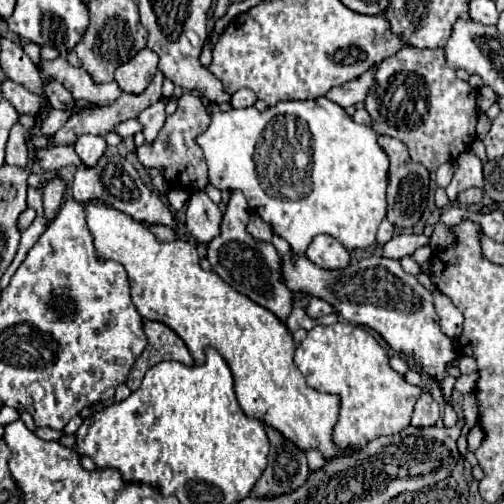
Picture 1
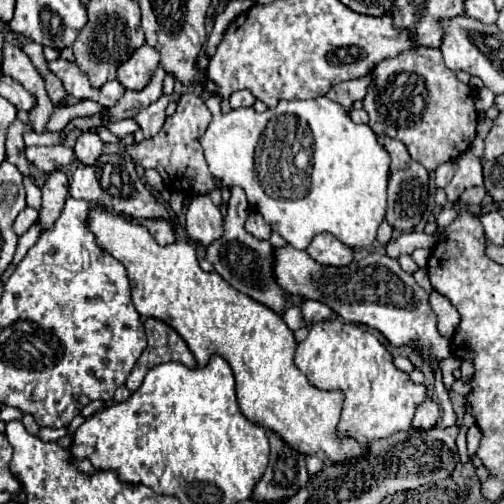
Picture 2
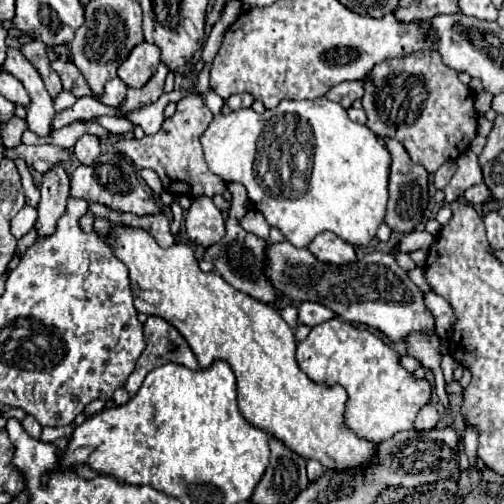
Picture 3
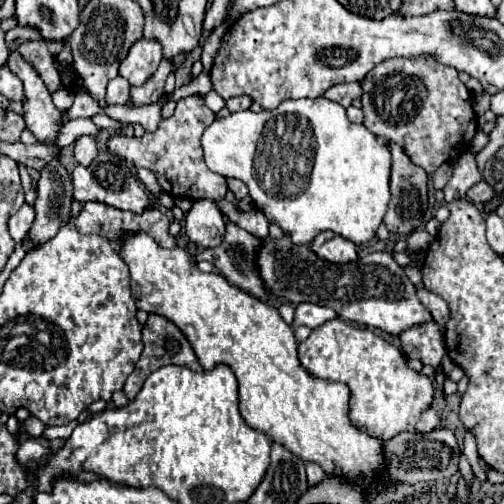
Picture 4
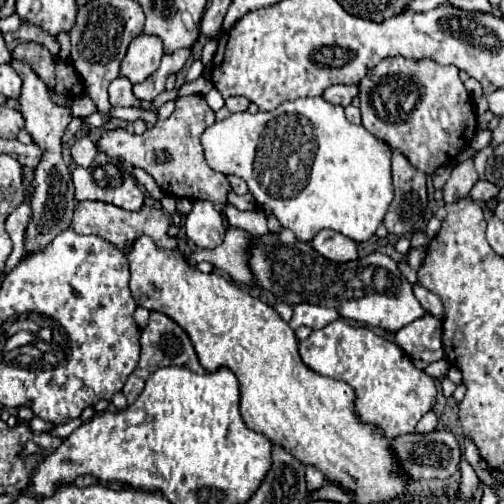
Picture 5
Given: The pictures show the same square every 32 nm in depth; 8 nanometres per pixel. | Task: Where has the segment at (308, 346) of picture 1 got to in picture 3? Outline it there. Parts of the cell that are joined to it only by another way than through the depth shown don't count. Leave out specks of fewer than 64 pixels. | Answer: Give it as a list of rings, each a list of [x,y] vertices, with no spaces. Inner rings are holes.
[[[337,317],[311,329],[306,340],[298,344],[296,362],[312,382],[322,386],[342,386],[346,390],[348,400],[344,412],[344,426],[356,436],[370,442],[388,440],[400,430],[412,430],[418,410],[430,400],[430,384],[426,380],[414,380],[414,376],[398,364],[398,354],[390,346],[386,346],[370,330],[340,321]]]

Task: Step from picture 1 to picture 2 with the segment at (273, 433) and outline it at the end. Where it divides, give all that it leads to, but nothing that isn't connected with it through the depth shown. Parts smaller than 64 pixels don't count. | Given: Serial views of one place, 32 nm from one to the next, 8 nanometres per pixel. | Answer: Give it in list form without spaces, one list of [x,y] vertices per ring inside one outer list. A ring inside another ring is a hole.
[[[268,430],[270,438],[270,462],[260,482],[254,486],[254,500],[276,502],[296,494],[308,482],[306,456],[286,444],[276,432]]]

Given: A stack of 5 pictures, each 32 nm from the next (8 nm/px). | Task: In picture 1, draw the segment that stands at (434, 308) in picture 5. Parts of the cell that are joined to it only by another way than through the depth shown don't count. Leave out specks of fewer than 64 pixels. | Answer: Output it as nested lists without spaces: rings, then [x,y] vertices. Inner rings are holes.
[[[434,290],[434,304],[436,304],[436,310],[440,314],[440,328],[446,336],[450,336],[452,340],[458,340],[460,338],[460,332],[462,332],[462,312],[452,304],[452,300],[448,300],[448,296],[444,296],[442,292]]]

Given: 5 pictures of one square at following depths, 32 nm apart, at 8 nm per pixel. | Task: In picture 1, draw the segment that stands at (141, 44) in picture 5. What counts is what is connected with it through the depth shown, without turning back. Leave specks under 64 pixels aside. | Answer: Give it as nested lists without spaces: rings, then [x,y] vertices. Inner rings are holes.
[[[144,48],[140,50],[140,54],[136,54],[136,58],[132,58],[130,62],[122,64],[116,70],[114,80],[122,88],[122,92],[140,94],[152,82],[156,70],[158,70],[158,56],[152,50]]]

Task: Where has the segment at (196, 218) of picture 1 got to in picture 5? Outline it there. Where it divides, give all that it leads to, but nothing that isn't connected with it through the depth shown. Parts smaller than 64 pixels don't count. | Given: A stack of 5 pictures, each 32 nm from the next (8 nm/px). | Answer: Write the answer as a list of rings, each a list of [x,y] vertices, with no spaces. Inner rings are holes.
[[[198,200],[194,202],[192,212],[186,216],[186,234],[188,238],[198,246],[198,248],[216,248],[224,240],[224,216],[214,208],[212,202],[208,200]]]

